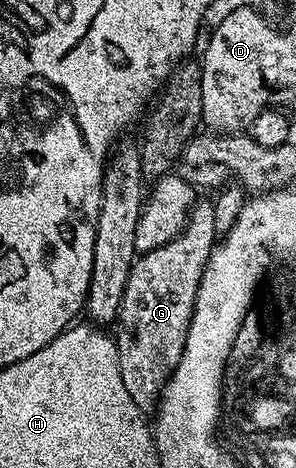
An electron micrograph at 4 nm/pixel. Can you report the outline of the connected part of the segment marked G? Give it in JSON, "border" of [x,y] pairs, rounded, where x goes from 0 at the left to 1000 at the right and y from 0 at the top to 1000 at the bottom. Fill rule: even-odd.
{"border":[[[676,423],[649,440],[635,481],[595,506],[463,545],[446,560],[402,671],[385,686],[385,724],[412,816],[453,863],[483,880],[537,861],[584,784],[611,769],[639,690],[662,660],[676,596],[733,513],[723,434],[713,425]]]}

